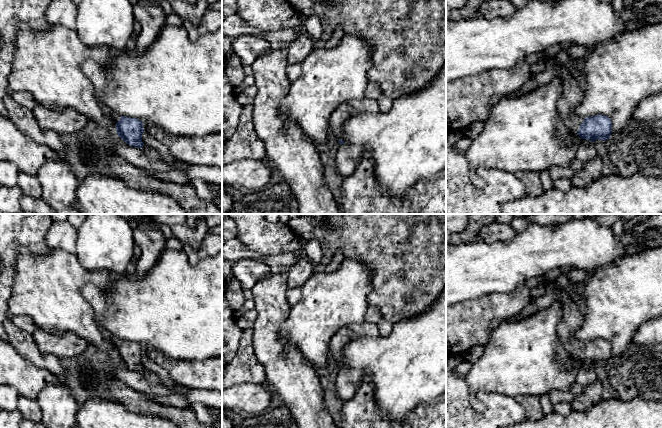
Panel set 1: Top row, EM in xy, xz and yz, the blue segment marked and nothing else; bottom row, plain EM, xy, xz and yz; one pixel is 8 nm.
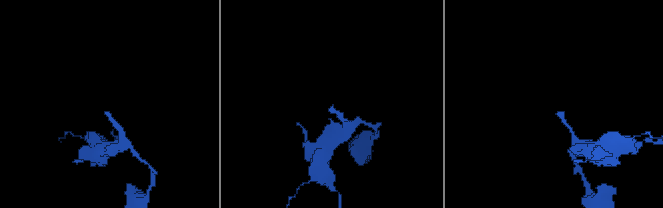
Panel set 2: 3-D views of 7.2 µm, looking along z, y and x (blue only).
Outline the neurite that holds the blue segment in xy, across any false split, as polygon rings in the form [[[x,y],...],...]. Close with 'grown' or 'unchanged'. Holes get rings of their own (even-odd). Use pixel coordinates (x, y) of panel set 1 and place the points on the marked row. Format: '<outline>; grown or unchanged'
[[[112,112],[111,119],[116,123],[118,136],[129,146],[143,148],[142,134],[144,132],[143,122],[137,118],[120,116]]]; grown

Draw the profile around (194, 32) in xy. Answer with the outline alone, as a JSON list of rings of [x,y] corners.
[[[208,9],[201,17],[199,25],[184,21],[182,27],[187,31],[189,39],[195,42],[203,33],[215,32],[222,28],[222,11]]]

